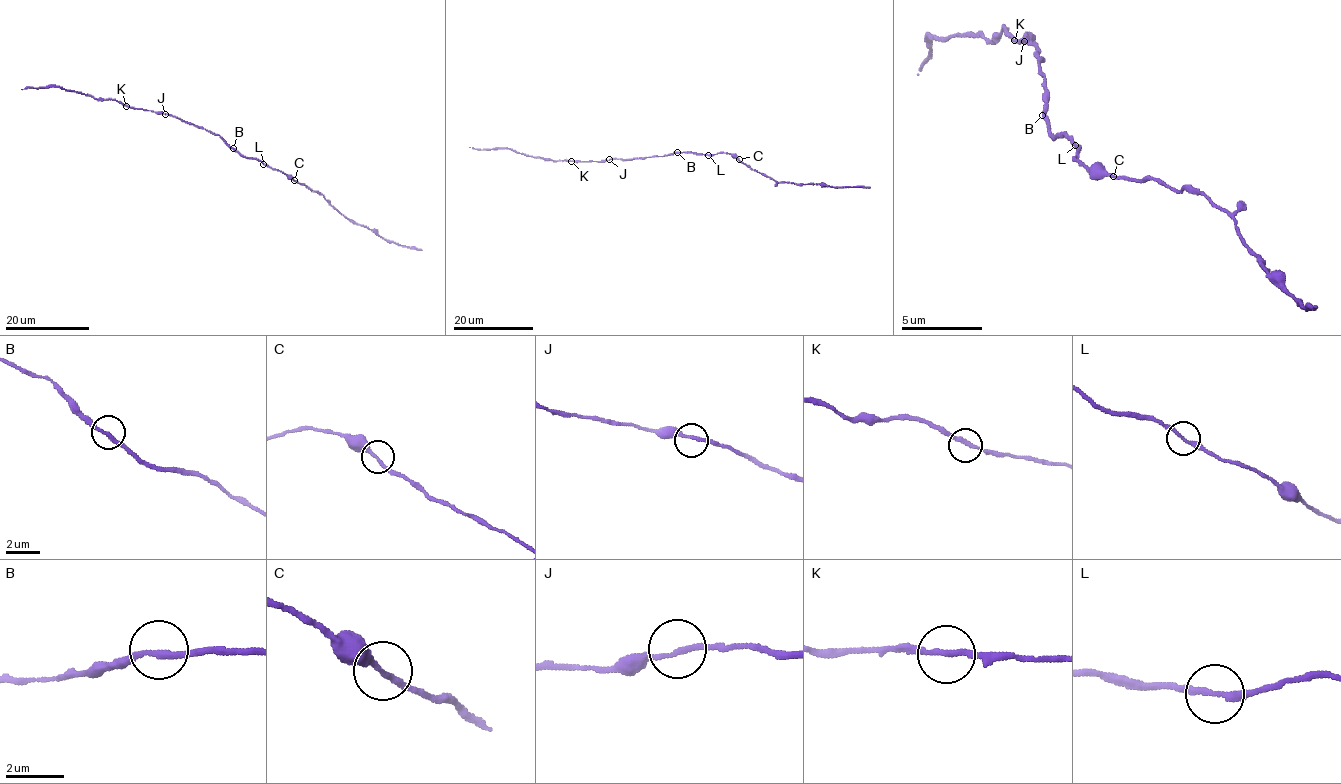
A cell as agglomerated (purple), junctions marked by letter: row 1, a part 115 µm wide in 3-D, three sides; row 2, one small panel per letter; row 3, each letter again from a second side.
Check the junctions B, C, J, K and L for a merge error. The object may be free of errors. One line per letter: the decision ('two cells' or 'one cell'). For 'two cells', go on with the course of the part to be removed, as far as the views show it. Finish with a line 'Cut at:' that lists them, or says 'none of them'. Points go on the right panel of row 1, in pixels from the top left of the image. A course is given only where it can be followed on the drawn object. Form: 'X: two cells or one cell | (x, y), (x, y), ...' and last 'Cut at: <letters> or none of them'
B: one cell
C: one cell
J: one cell
K: one cell
L: one cell
Cut at: none of them

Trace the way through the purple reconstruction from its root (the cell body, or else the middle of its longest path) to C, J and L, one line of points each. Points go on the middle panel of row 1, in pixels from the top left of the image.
C: (677, 153), (727, 152), (739, 159)
J: (677, 153), (609, 159)
L: (677, 153), (707, 155)

